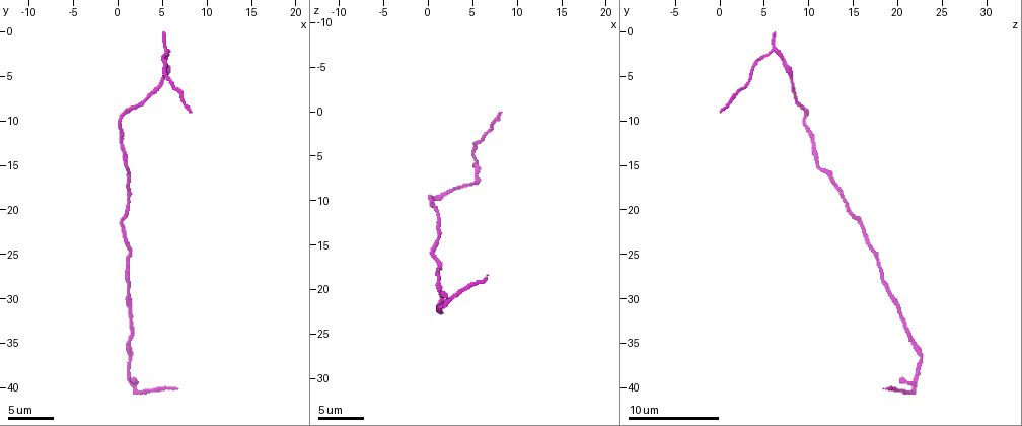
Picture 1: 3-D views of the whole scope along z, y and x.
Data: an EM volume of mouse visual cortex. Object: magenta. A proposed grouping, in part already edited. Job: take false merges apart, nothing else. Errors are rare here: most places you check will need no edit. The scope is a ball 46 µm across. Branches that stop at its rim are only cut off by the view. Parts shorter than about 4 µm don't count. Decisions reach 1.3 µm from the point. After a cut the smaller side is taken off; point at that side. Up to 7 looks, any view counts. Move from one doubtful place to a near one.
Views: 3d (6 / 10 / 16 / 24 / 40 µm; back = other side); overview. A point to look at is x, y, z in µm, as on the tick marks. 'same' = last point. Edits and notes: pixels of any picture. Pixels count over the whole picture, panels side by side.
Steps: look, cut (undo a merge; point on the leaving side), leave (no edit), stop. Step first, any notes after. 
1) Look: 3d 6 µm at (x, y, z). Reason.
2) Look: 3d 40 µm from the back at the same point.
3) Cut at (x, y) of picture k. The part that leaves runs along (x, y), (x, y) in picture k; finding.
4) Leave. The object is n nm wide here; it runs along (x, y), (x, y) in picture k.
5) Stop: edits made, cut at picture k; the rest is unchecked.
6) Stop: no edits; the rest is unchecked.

Look: 3d 10 µm at (1.2, 31.0, 20.2). Calibre changes.

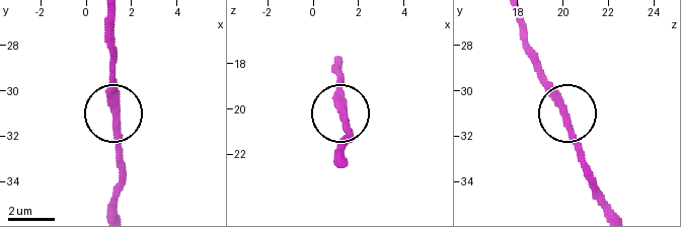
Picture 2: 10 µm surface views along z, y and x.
Leave. It runs along (518, 19), (526, 55), (562, 112), (588, 186) in picture 2; one cell here.

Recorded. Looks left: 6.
Look: 3d 10 µm at (0.2, 10.0, 9.6). Narrows sharply.

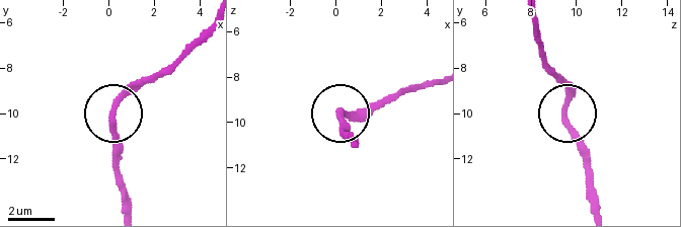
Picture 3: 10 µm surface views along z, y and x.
Look: 3d 10 µm from the back at (0.1, 10.0, 9.5).

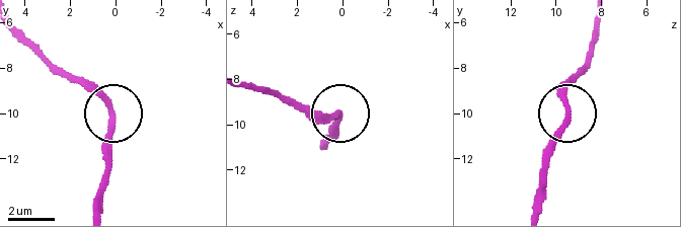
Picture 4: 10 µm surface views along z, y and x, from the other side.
Leave. It runs along (536, 206), (541, 153), (562, 119), (571, 74) in picture 4; continuous, no second cell.

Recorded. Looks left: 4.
Look: 3d 10 µm at (1.2, 18.6, 13.8).

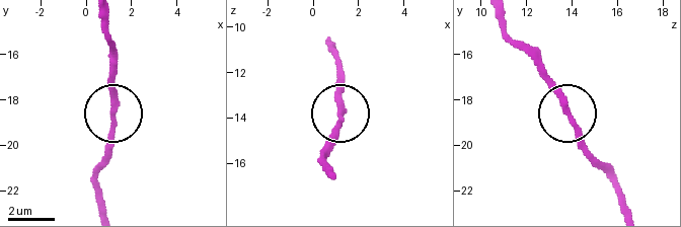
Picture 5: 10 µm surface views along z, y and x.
Look: 3d 6 µm at (1.2, 18.7, 13.9). Zoom in.

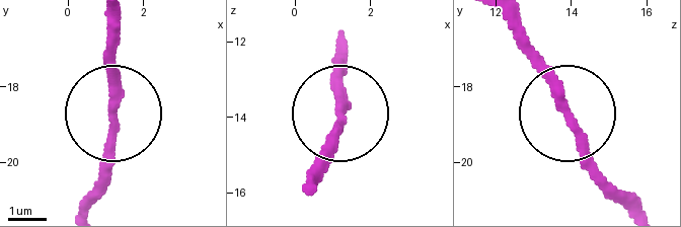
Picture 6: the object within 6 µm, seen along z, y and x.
Leave. The object is 250 nm wide here; it runs along (111, 106), (111, 39) in picture 6; one cell here.

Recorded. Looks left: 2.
Look: 3d 16 µm at (5.0, 5.4, 8.0). Thin neck.

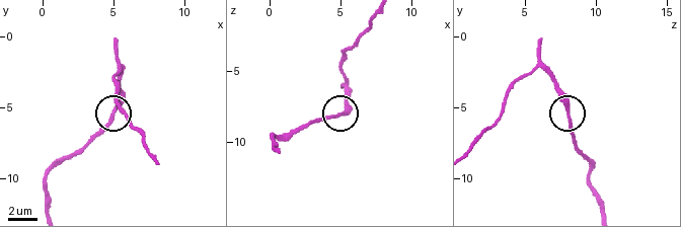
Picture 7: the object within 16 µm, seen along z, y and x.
Leave. Continuous, no second cell.

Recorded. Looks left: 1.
Stop: no edits; the rest is unchecked.

